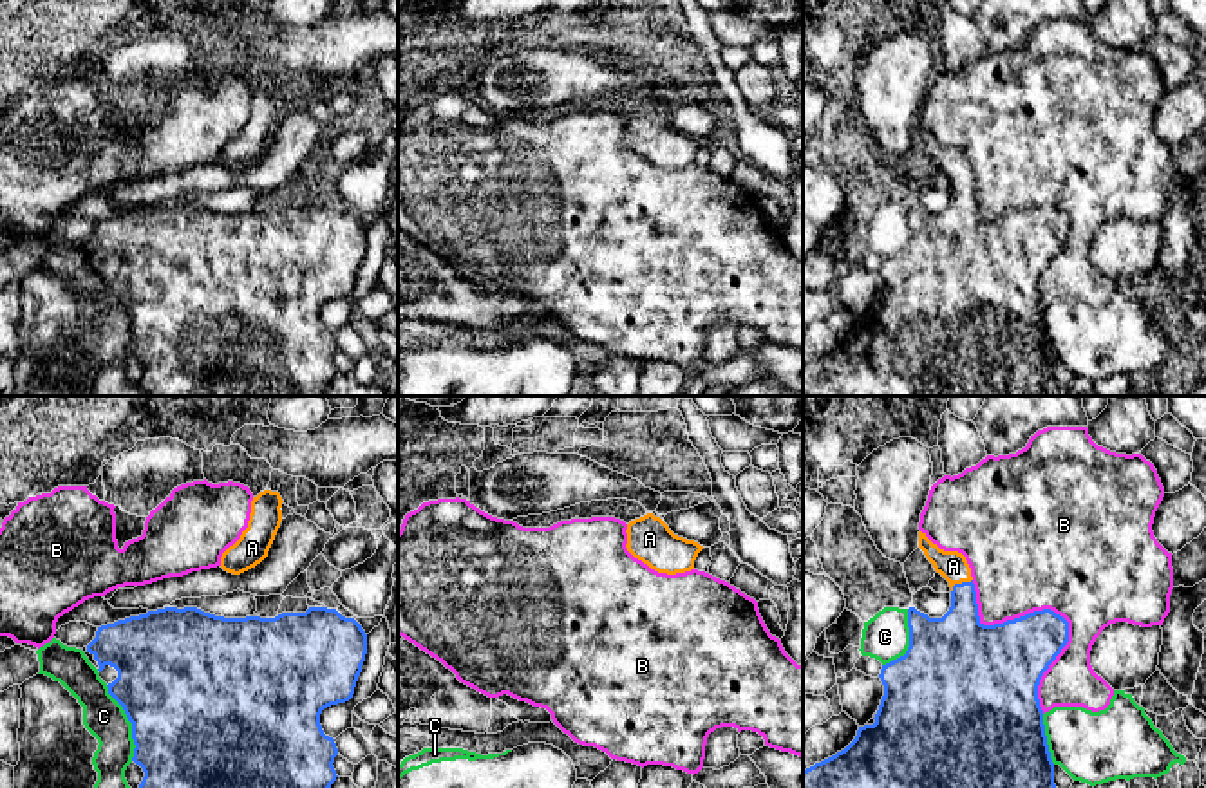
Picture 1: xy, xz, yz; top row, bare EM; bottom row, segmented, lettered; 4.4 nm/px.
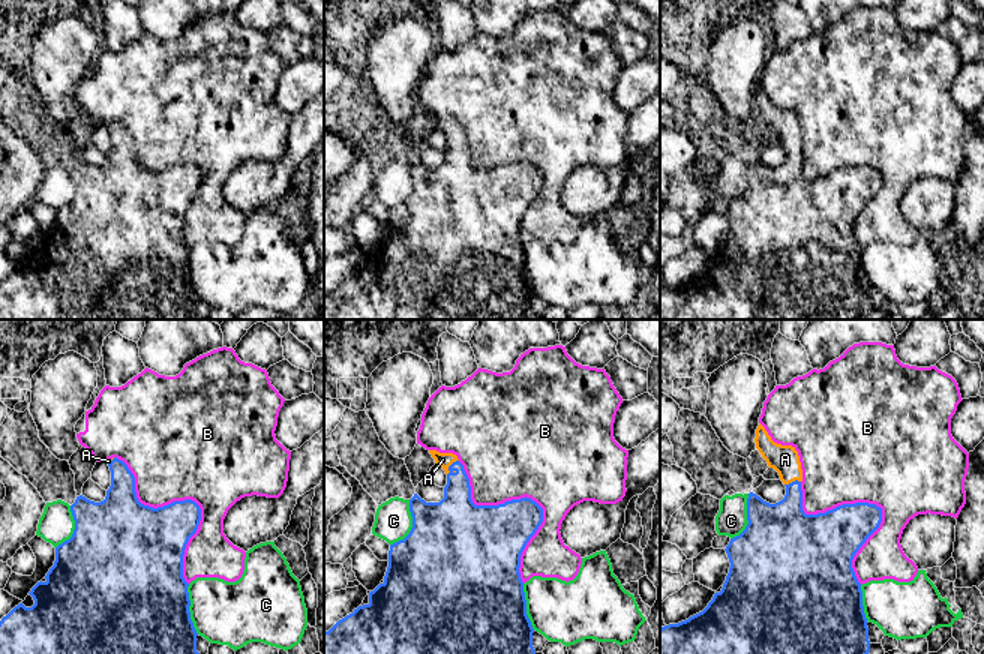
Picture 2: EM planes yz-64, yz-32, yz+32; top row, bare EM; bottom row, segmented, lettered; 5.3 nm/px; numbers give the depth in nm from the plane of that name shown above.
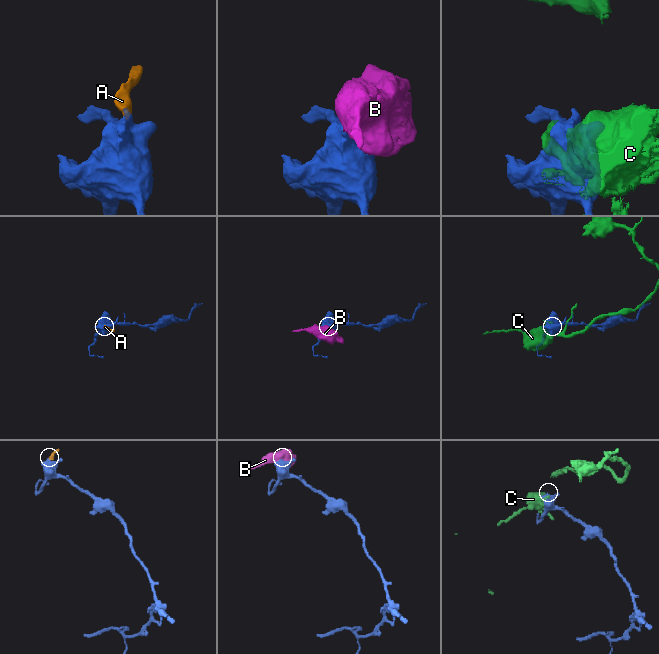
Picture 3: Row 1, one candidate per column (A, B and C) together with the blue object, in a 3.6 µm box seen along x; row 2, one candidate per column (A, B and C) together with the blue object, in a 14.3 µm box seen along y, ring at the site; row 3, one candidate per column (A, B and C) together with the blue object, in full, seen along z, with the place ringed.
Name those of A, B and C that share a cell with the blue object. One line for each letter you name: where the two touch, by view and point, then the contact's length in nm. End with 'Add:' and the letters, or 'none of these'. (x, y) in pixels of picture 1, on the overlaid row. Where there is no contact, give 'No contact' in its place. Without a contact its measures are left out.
A: Touches blue at yz (959, 584). Shared border 110 nm
Add: A

